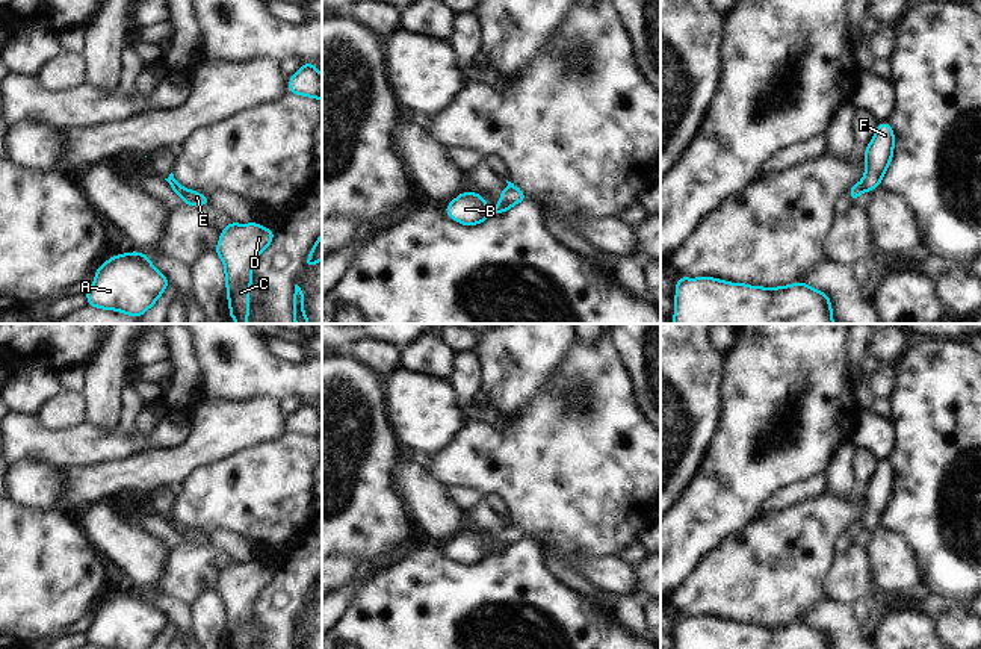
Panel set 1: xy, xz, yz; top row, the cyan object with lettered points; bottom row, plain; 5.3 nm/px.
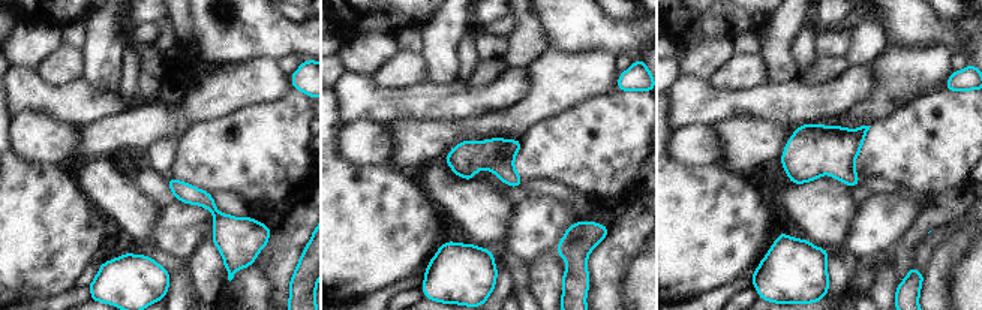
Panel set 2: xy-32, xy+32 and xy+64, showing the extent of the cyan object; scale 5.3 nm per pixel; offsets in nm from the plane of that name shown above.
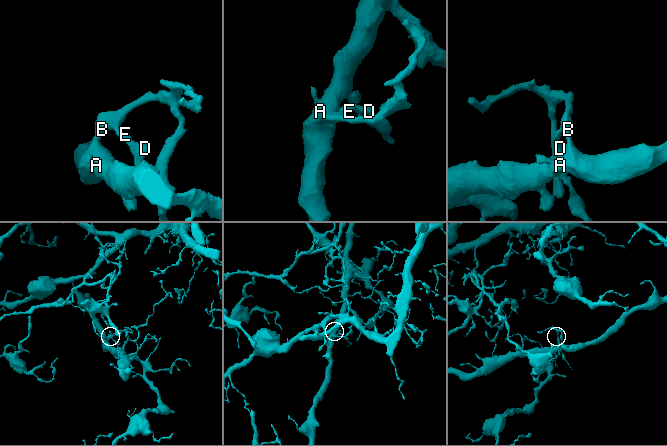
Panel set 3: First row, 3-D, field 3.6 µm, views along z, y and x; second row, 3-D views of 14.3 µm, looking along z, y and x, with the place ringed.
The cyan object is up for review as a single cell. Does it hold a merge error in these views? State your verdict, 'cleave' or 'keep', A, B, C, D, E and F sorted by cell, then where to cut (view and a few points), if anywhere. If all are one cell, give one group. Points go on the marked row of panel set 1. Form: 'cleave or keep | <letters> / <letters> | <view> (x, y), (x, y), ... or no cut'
cleave | A B F / C D E | yz (860, 182), (865, 189)

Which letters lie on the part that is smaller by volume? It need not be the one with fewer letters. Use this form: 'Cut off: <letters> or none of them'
Cut off: C, D, E

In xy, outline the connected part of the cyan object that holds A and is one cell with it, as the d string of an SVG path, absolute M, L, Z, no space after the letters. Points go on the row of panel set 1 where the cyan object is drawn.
M144 253L116 254L106 260L85 293L89 307L115 310L139 318L163 295L169 284Z

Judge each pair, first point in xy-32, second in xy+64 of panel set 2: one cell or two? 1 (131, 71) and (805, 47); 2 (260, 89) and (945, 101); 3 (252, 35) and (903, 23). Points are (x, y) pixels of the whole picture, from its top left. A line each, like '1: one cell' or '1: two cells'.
1: one cell
2: two cells
3: one cell

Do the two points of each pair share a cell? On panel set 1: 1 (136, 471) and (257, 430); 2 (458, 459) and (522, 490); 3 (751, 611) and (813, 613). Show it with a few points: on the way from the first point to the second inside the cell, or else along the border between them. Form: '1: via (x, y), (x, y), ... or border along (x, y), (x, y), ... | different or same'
1: via (167, 468), (180, 465), (227, 430) | same
2: via (473, 462), (478, 462), (490, 474), (507, 475) | same
3: border along (823, 599), (806, 610), (804, 621) | different

